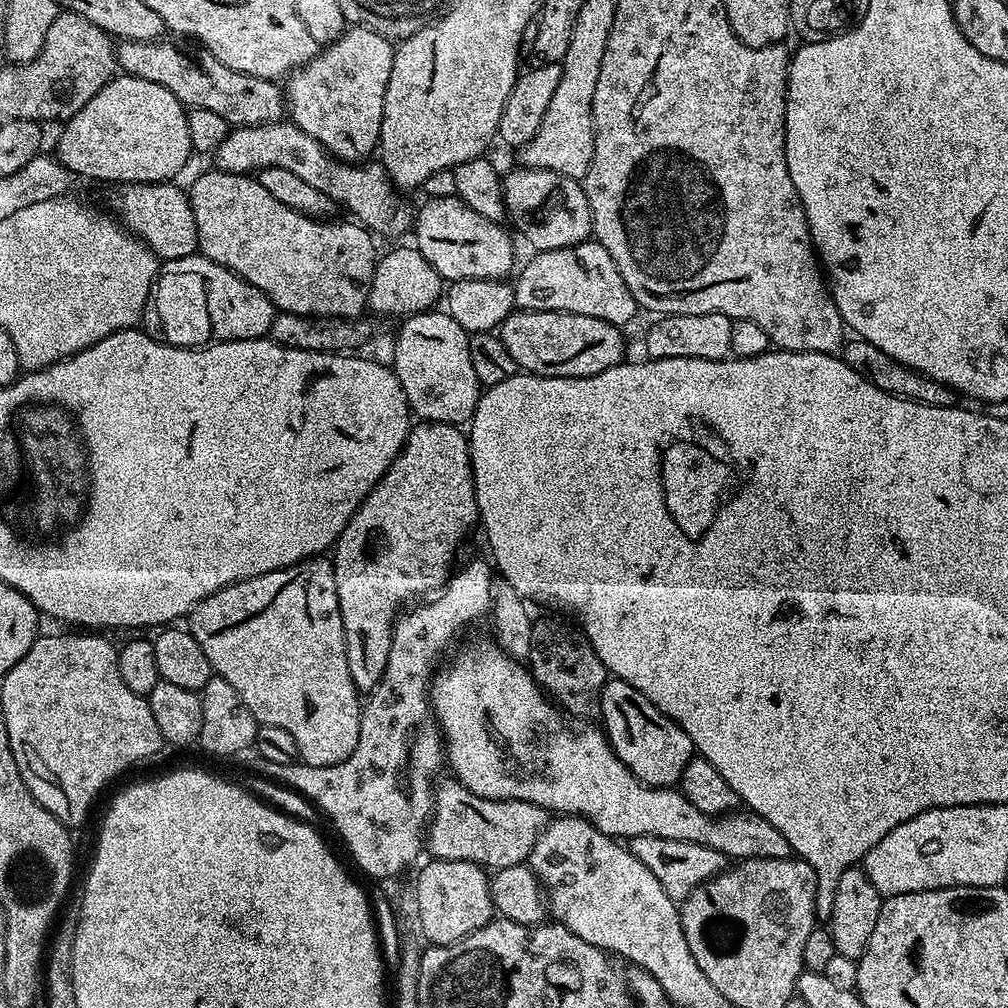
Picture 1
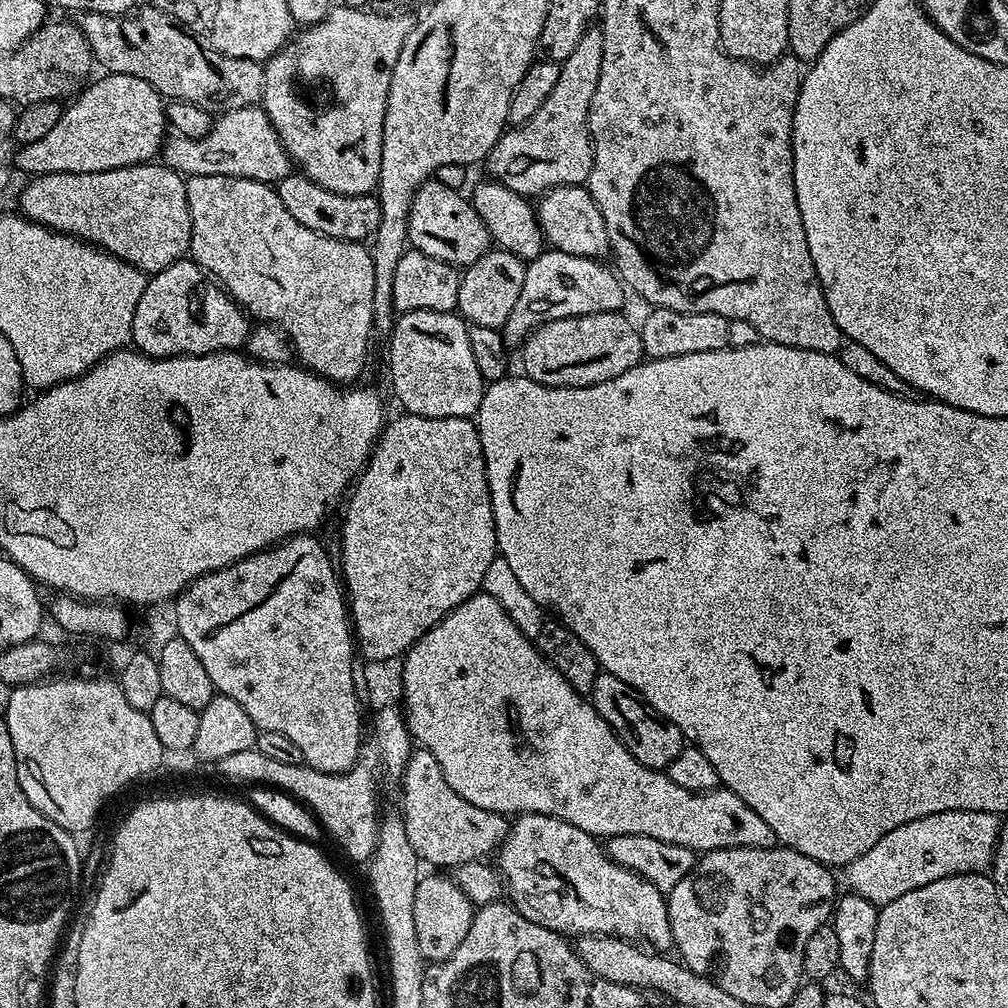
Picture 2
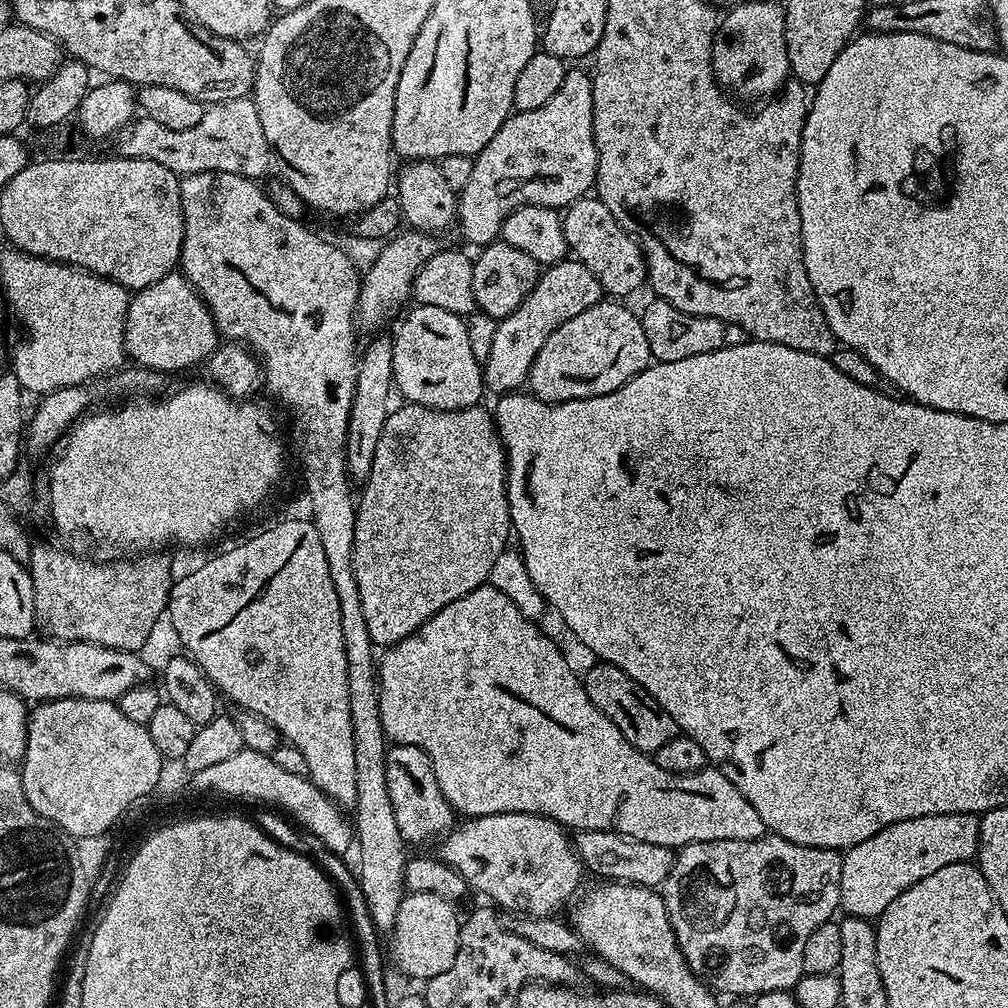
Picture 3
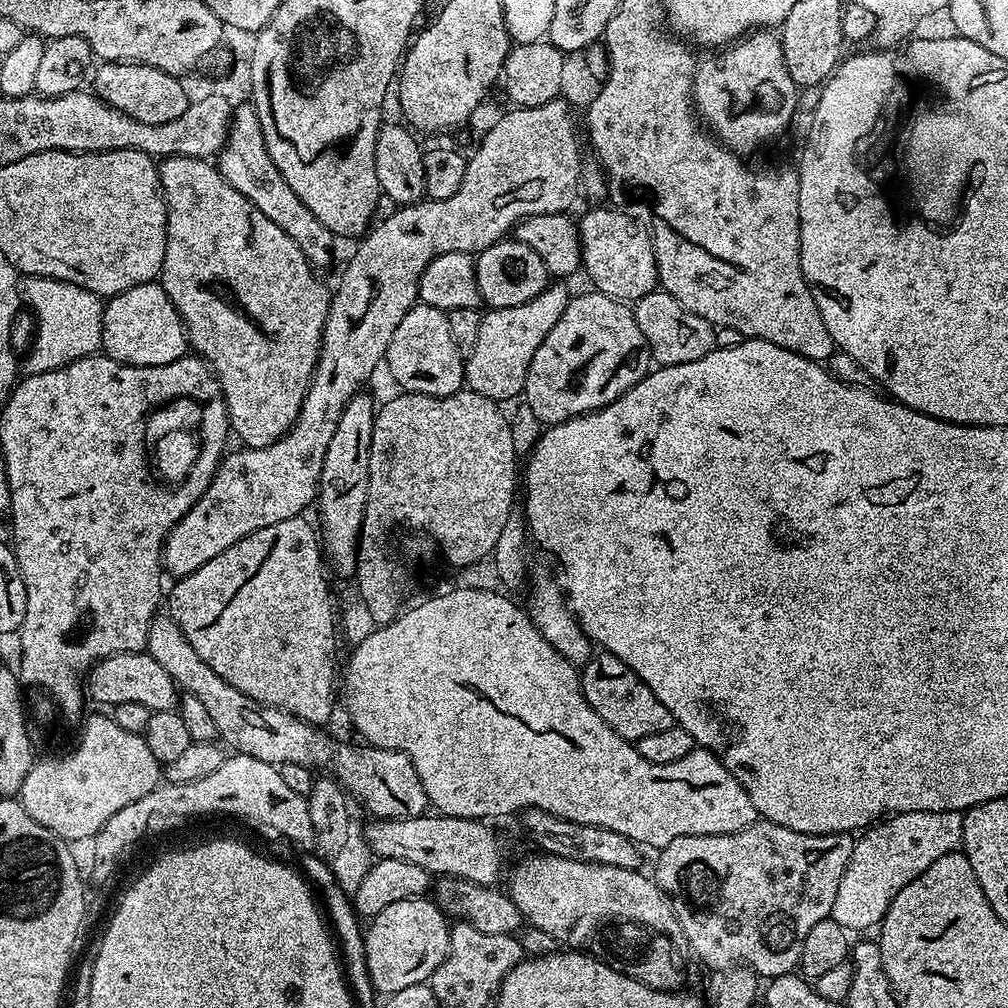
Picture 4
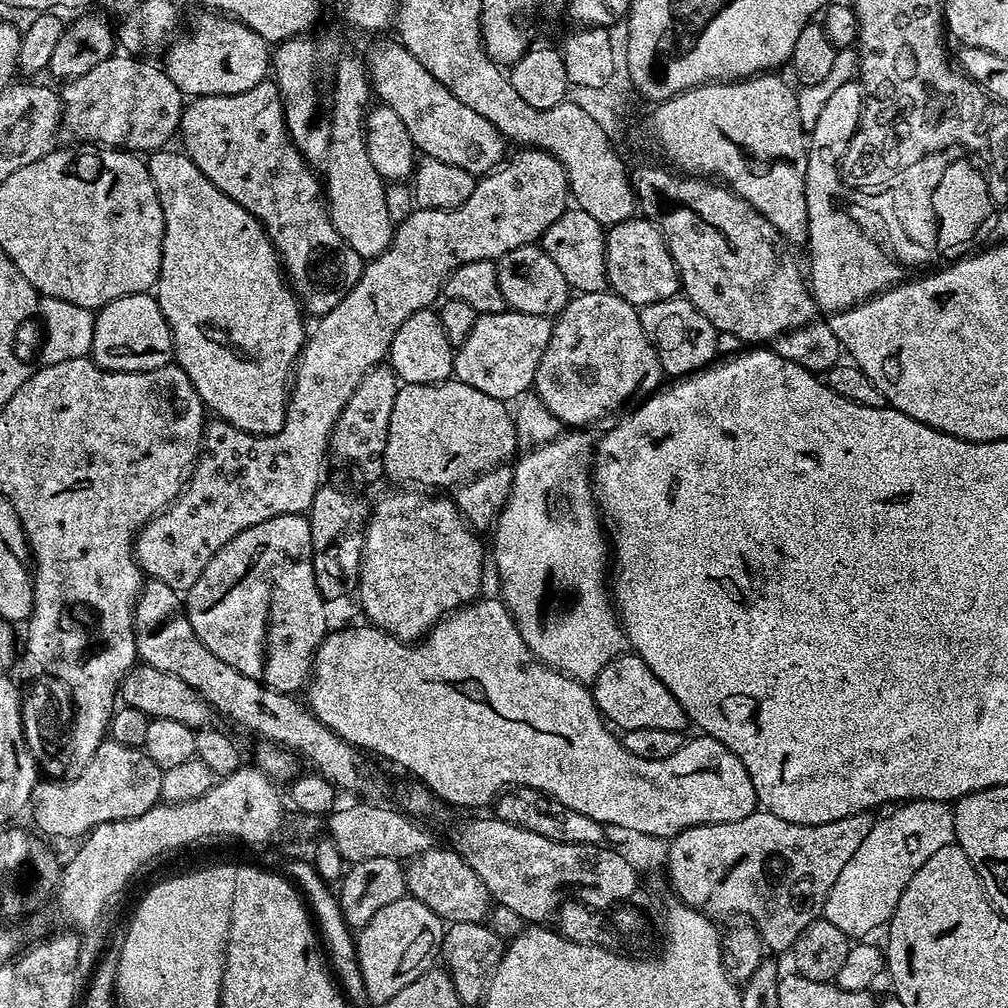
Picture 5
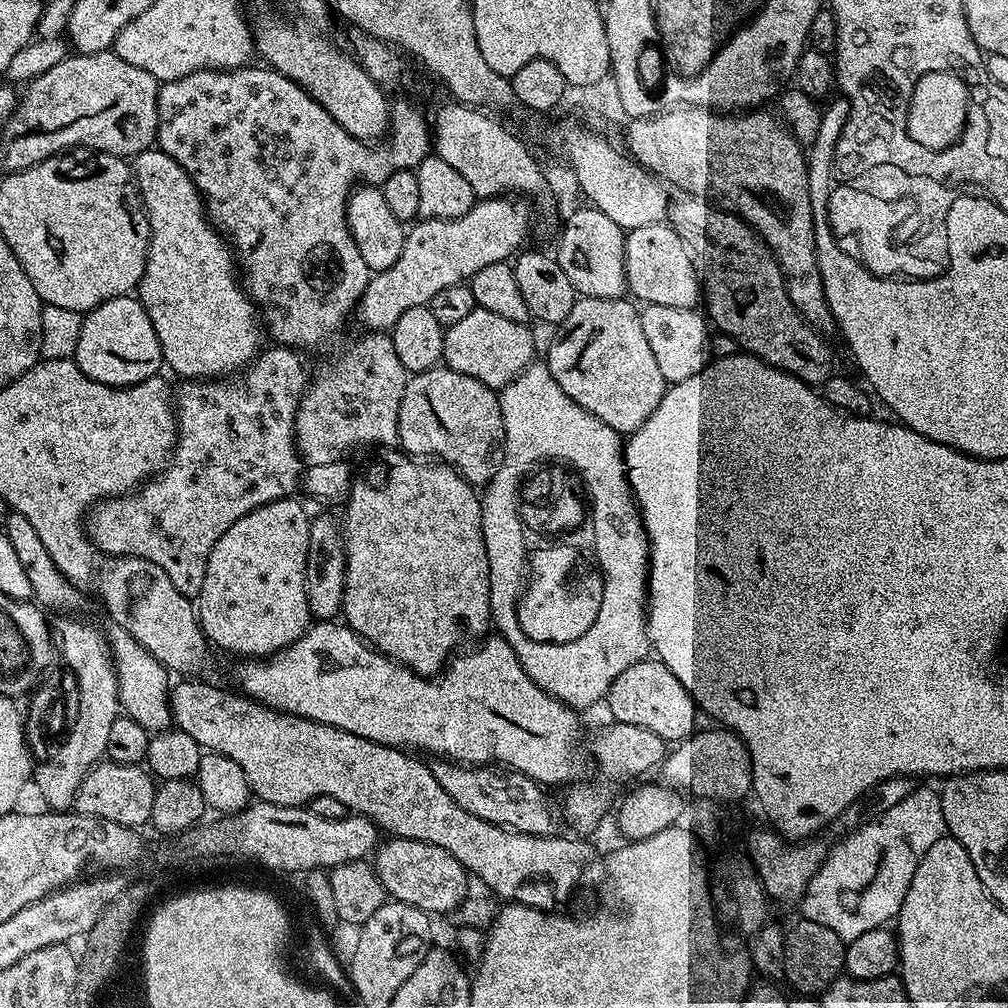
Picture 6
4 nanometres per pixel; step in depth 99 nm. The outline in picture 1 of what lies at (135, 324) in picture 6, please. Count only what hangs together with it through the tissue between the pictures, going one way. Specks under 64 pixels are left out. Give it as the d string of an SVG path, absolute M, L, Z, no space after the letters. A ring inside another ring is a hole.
M193 254L161 263L156 282L152 285L152 295L144 308L142 324L148 335L159 338L163 343L190 348L211 340L258 340L267 337L277 311L262 290L250 286L250 282L218 262Z

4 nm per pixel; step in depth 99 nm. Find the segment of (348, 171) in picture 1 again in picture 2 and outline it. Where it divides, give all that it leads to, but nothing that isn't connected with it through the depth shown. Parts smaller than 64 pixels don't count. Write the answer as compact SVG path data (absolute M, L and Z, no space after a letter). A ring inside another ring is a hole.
M263 107L235 108L215 117L212 129L202 138L169 135L162 149L163 163L181 176L233 176L263 184L280 181L293 171L292 159L282 146Z

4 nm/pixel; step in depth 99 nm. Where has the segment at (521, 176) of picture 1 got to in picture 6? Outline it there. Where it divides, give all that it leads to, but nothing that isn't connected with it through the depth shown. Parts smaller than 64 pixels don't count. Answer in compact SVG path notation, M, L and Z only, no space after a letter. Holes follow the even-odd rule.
M671 223L631 229L624 238L624 261L628 292L637 301L679 308L696 308L701 303L702 276L697 261L684 245L683 238L672 229Z

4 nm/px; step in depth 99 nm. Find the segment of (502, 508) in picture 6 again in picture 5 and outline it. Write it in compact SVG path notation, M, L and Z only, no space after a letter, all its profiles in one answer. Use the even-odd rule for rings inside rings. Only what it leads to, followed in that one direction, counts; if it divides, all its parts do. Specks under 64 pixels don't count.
M524 398L519 401L515 409L516 421L516 447L518 455L512 469L512 492L508 495L508 501L504 503L504 509L496 518L494 533L496 537L490 544L490 560L496 563L496 576L500 579L500 592L504 604L508 607L509 614L514 618L518 630L522 634L522 642L526 642L528 634L534 632L534 638L530 650L543 664L547 664L556 671L572 676L581 682L591 682L596 675L626 648L626 637L618 613L610 599L610 588L606 583L606 573L610 568L610 544L606 539L605 529L602 527L602 517L598 511L596 494L591 475L584 480L576 480L576 476L582 476L582 472L590 472L594 458L592 448L588 446L588 440L583 431L566 430L566 425L557 418L538 398ZM544 492L550 494L576 494L574 506L566 504L566 500L556 502L552 508L552 500L548 500L548 512L556 512L558 520L552 520L546 516L546 500ZM548 572L562 572L572 576L574 584L580 590L580 618L568 616L566 622L562 622L562 628L546 628L546 634L542 628L538 628L538 604L544 588L544 580Z

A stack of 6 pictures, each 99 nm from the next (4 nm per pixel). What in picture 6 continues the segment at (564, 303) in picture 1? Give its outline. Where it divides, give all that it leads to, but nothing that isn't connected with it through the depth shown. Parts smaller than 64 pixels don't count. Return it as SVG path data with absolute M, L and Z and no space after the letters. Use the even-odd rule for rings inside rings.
M477 306L454 326L444 329L444 359L447 367L458 370L470 378L478 378L486 386L494 389L505 388L514 378L518 378L537 359L536 340L532 337L528 324L510 322L492 311Z

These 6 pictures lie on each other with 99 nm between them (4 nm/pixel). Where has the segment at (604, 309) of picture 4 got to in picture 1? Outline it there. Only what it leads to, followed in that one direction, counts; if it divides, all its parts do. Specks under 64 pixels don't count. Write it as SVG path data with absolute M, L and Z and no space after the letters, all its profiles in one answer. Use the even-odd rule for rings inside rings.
M514 310L500 323L498 335L510 350L517 369L534 376L586 378L602 374L625 359L624 336L617 325L602 318L569 312L526 312Z

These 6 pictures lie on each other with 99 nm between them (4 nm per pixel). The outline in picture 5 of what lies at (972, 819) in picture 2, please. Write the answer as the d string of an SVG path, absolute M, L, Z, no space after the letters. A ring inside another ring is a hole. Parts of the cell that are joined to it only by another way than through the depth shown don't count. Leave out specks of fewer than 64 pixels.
M909 800L893 807L889 816L880 816L876 825L866 834L862 846L858 846L854 858L846 862L842 874L838 874L838 882L830 886L830 894L824 903L822 916L838 926L842 933L850 938L868 938L875 928L883 929L892 919L894 910L898 906L898 898L902 898L902 890L922 870L922 862L930 858L942 846L956 843L956 831L954 830L954 814L952 804L943 800Z

